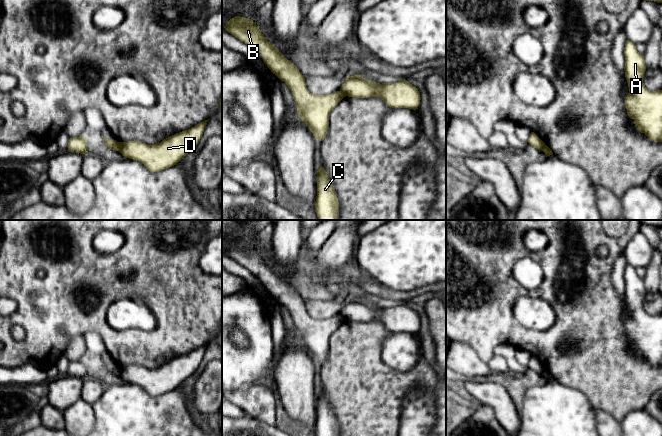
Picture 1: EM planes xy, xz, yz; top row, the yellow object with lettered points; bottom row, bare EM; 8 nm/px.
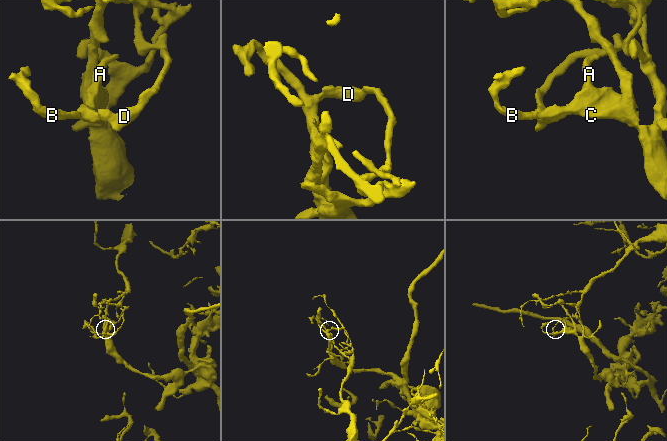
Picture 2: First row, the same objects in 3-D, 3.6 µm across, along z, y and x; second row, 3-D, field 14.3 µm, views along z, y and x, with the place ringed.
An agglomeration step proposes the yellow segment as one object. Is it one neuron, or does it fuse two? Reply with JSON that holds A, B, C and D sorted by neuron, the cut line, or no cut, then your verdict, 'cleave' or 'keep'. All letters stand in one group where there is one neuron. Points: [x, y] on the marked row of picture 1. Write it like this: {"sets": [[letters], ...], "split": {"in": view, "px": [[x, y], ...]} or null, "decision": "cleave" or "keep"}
{"sets": [["A", "B", "C"], ["D"]], "split": {"in": "xy", "px": [[117, 142], [119, 150]]}, "decision": "cleave"}

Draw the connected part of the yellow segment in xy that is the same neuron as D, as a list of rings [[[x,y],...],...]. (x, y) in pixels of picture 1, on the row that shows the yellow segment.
[[[209,120],[176,133],[155,145],[137,140],[118,142],[119,152],[124,158],[143,163],[150,172],[162,171],[176,165],[197,146]]]

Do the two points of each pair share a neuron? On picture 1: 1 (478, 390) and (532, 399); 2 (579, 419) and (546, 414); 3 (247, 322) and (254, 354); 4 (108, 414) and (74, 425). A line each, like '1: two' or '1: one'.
1: two
2: one
3: one
4: two

